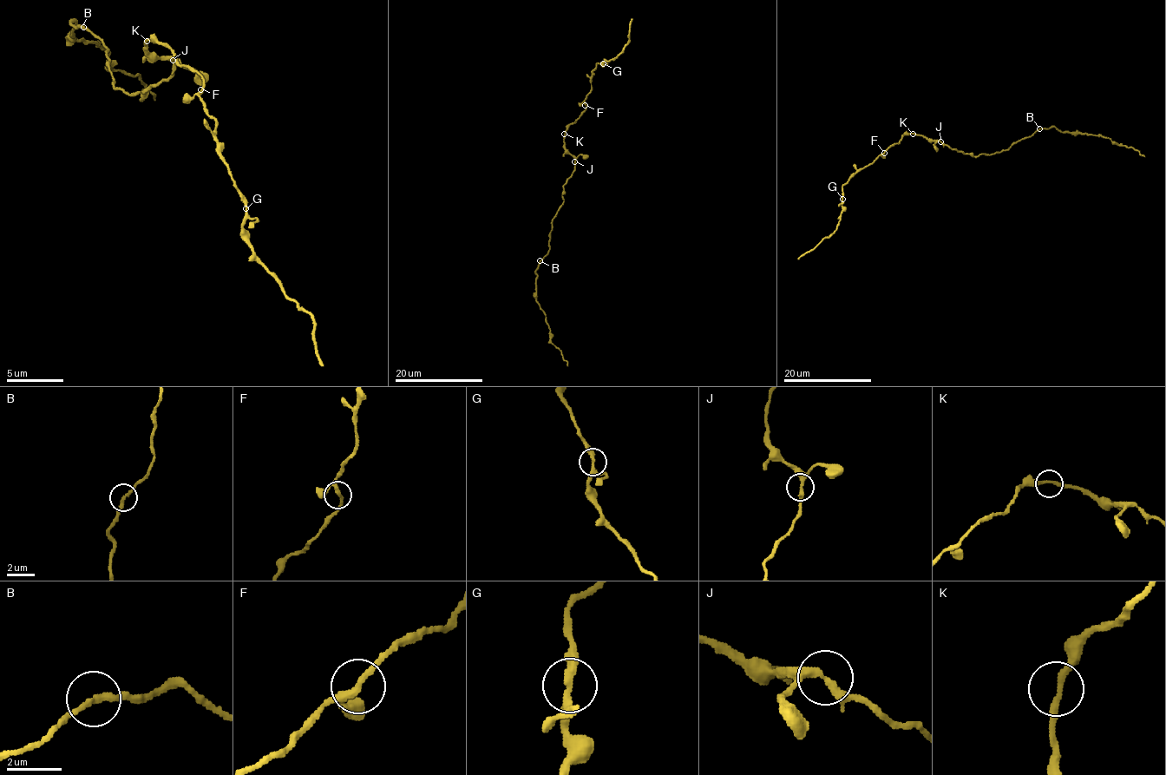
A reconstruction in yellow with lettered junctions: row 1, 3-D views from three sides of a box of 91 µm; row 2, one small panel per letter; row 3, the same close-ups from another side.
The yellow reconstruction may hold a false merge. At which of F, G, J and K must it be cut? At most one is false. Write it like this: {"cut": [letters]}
{"cut": []}

